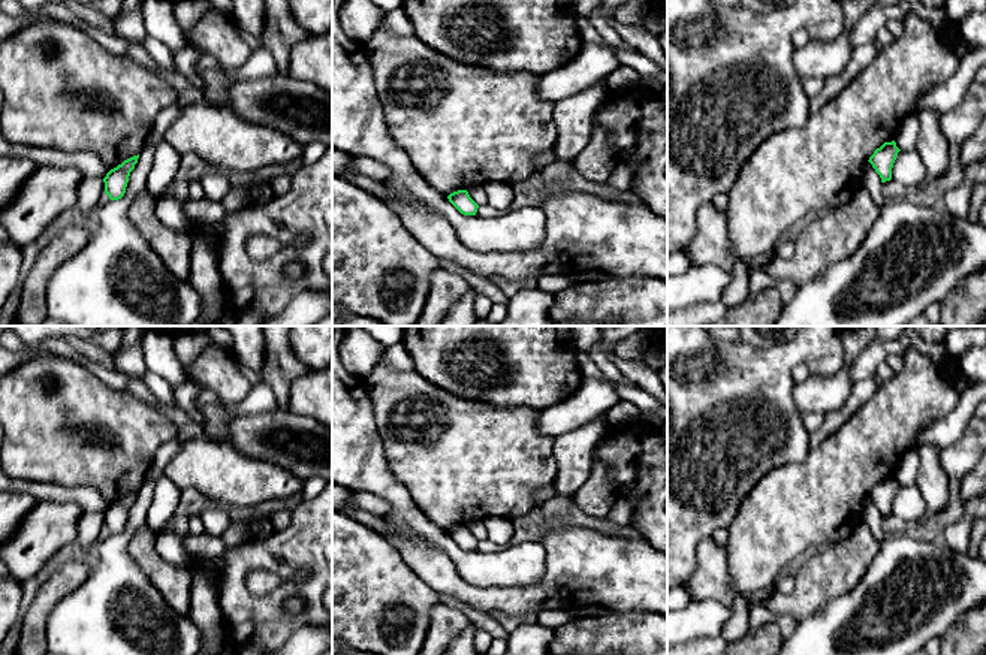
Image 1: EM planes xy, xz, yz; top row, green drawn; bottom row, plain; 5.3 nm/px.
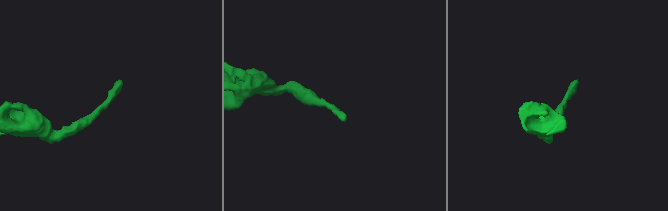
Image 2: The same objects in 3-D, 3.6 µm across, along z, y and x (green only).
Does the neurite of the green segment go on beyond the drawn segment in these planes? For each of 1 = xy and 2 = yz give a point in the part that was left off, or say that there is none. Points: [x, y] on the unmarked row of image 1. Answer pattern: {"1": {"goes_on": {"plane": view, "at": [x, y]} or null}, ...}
{"1": {"goes_on": null}, "2": {"goes_on": null}}

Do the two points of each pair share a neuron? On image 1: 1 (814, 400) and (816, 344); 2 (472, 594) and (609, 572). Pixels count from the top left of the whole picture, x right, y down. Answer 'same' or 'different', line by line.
1: different
2: same

